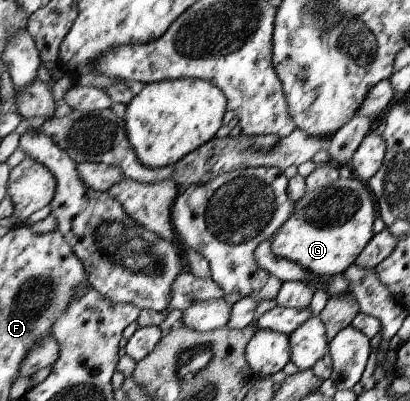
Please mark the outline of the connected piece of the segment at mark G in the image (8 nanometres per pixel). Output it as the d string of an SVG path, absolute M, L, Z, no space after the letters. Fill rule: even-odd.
M353 175L346 179L339 178L325 187L306 191L294 203L289 219L271 236L270 248L273 255L300 265L311 274L327 277L344 273L374 236L371 227L377 217L376 203L367 185Z

